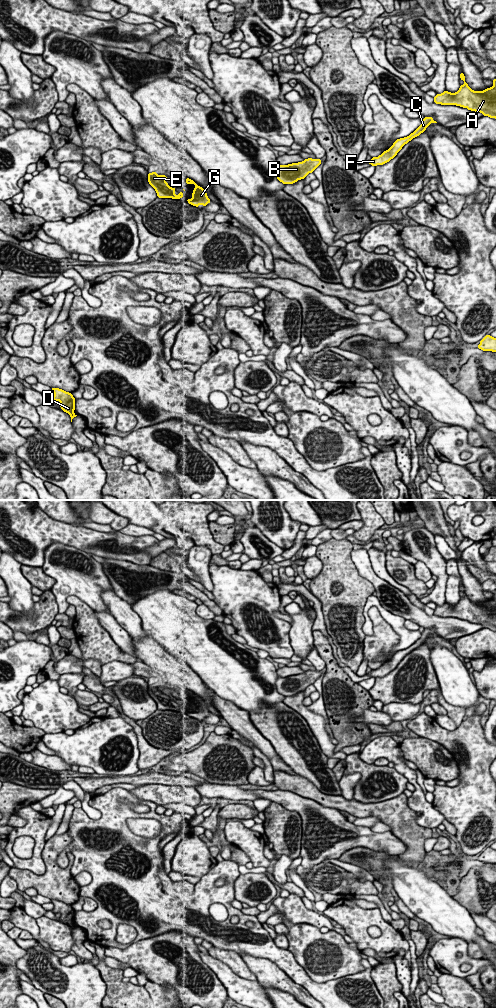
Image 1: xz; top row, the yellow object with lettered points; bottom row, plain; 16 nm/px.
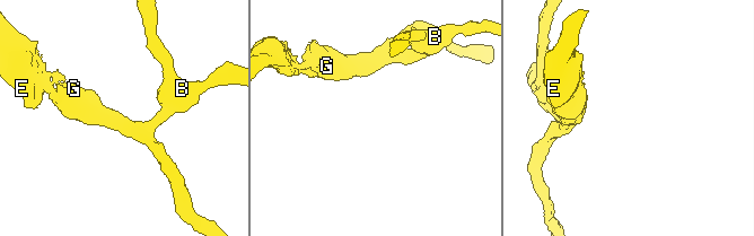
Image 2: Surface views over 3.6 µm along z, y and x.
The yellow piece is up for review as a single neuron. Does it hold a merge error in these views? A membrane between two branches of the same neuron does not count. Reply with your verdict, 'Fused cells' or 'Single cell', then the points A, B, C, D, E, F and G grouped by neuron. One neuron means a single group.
Single cell. Groups: A B C D E F G

